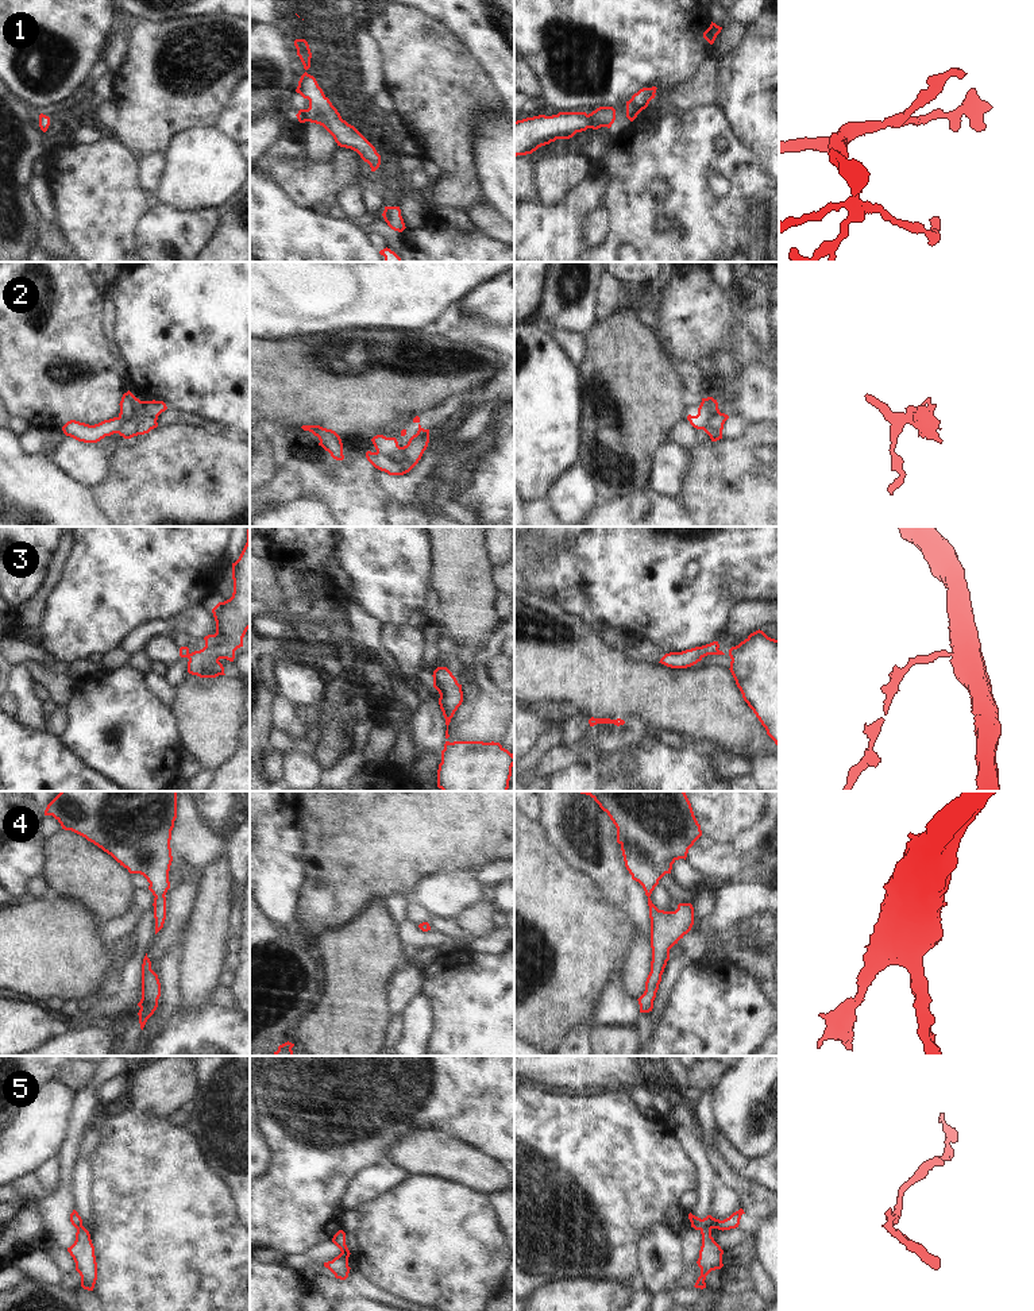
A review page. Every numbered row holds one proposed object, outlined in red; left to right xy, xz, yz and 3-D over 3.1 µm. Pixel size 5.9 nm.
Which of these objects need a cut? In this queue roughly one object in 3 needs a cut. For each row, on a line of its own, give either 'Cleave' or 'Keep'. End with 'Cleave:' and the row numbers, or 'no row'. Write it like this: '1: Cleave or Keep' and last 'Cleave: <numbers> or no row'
1: Keep
2: Keep
3: Cleave
4: Keep
5: Cleave
Cleave: 3, 5

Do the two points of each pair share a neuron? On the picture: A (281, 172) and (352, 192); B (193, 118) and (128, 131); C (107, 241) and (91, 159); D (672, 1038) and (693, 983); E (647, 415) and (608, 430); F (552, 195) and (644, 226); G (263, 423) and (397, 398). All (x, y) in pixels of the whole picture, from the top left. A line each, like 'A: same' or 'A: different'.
A: different
B: same
C: same
D: same
E: same
F: different
G: different

